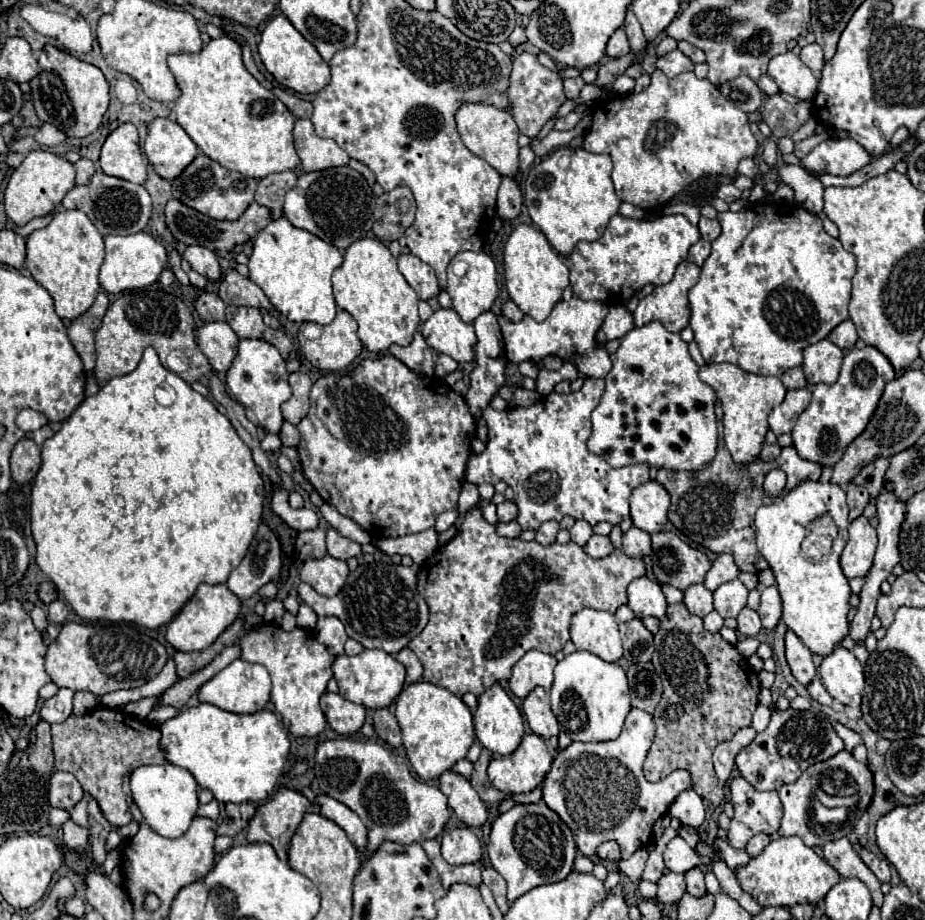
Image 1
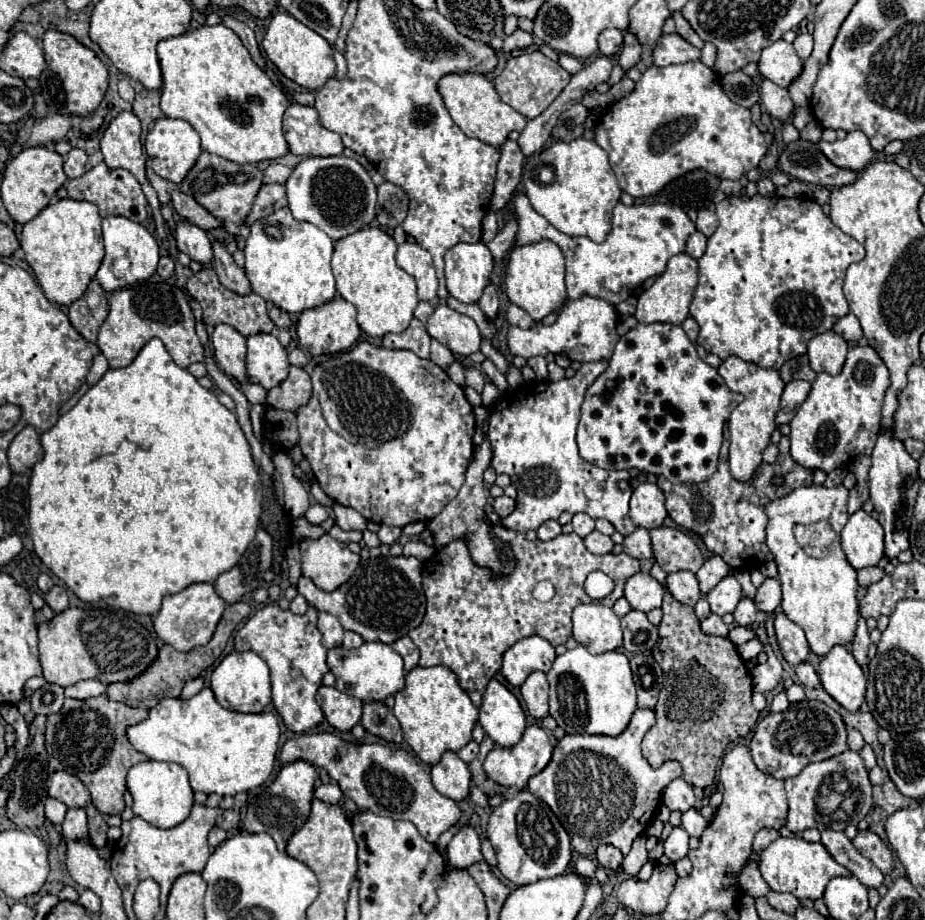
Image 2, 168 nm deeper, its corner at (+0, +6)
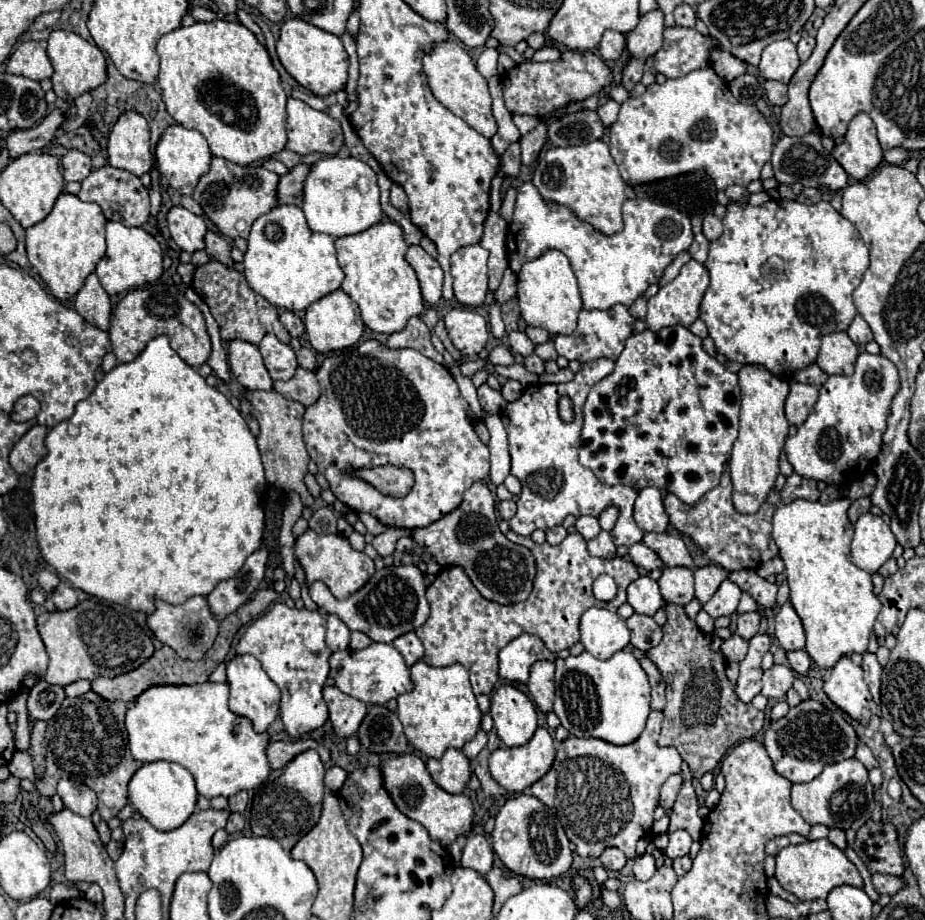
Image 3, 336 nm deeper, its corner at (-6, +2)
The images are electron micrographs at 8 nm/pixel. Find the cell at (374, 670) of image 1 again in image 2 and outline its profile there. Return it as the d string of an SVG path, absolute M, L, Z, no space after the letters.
M363 642L361 648L331 648L327 654L327 666L335 676L335 688L355 696L363 702L385 700L387 696L397 694L405 686L405 670L401 656L383 642Z

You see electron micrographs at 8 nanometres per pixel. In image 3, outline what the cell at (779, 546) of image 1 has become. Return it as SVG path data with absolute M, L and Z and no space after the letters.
M841 496L825 504L797 498L789 504L783 504L773 514L773 540L779 548L781 560L785 562L785 578L791 588L789 602L803 622L803 628L807 634L805 650L811 656L811 660L817 662L821 668L833 668L841 656L851 656L853 652L863 654L867 650L867 642L869 642L875 618L883 608L877 596L873 594L871 574L857 568L849 560L853 524L847 518L847 510L851 502L853 500L849 496Z

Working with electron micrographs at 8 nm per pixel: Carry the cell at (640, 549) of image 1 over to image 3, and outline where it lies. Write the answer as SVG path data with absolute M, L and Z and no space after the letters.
M643 542L629 546L629 556L631 556L633 564L639 566L639 568L643 568L643 570L649 570L651 572L655 568L663 568L661 558L649 546L645 546Z

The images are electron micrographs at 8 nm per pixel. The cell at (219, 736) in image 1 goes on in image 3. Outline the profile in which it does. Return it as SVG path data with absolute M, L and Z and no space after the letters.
M195 684L195 686L153 686L145 690L139 698L129 702L125 726L129 732L129 748L135 760L141 762L177 762L185 766L195 782L197 792L205 798L233 796L241 790L253 790L263 784L271 774L271 764L267 760L269 734L255 732L249 718L237 716L227 708L227 684Z

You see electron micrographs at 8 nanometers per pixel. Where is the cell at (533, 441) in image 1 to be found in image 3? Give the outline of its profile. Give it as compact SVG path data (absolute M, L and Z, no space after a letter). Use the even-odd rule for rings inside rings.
M599 358L581 366L571 382L565 384L541 384L535 390L525 390L515 402L509 402L503 412L503 424L509 438L511 454L511 474L521 482L523 492L517 500L517 514L509 520L513 532L521 536L531 536L533 530L551 530L561 524L565 516L599 516L609 506L619 510L619 518L613 528L615 546L633 546L643 540L643 530L633 520L633 502L637 492L631 486L609 486L603 484L589 468L583 468L577 458L577 444L583 426L583 404L593 384L603 380L613 372L615 362ZM567 396L573 404L575 418L563 422L559 416L559 398Z

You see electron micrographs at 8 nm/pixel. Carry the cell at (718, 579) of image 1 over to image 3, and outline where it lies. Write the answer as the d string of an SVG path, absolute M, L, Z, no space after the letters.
M709 564L703 568L695 568L695 598L705 604L719 588L719 584L727 578L727 572L721 566Z

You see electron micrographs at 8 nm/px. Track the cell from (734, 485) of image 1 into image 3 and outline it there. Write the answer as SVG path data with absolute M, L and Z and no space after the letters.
M725 464L721 484L715 490L707 492L695 506L687 506L685 502L681 502L671 492L663 500L665 512L669 514L671 524L681 534L689 536L703 550L703 554L709 560L717 562L727 572L745 570L745 568L755 570L765 560L771 560L771 558L779 556L779 550L777 550L777 546L773 544L773 538L771 538L771 516L773 516L773 512L779 506L789 504L795 498L807 498L807 500L817 500L819 498L817 482L803 478L797 472L787 476L785 486L781 490L773 490L767 496L767 500L763 502L763 506L759 508L759 512L755 512L755 514L741 514L741 512L737 512L733 502L731 502L731 492L733 492L733 484L731 484L731 476L729 476L729 466Z

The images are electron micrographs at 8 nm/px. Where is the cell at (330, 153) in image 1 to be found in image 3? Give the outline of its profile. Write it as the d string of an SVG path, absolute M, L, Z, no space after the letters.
M295 98L287 100L287 136L287 148L301 156L313 152L339 154L343 146L341 124Z

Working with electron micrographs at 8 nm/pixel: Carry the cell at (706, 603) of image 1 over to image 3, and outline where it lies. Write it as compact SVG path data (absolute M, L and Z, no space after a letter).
M663 568L663 576L657 580L665 602L673 604L689 604L695 598L695 584L693 584L693 570L689 568Z

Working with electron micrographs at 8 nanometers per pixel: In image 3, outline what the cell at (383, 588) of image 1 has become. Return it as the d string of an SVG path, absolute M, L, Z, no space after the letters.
M415 564L407 566L385 566L375 570L375 574L367 580L367 584L351 594L345 600L337 600L323 582L309 584L311 600L325 608L329 614L339 616L349 630L357 630L367 634L373 642L391 644L395 638L413 632L429 618L429 602L425 598L425 582L423 572Z

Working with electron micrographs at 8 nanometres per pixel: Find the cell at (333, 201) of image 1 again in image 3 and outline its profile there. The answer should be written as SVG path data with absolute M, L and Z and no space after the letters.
M329 156L315 162L303 184L303 214L313 232L325 232L335 238L359 234L381 222L379 186L375 172L357 158Z

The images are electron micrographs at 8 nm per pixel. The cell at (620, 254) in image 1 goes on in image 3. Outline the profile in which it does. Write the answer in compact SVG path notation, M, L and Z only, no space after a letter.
M527 182L517 188L515 214L507 234L507 256L513 272L519 272L521 264L539 258L545 250L561 250L577 276L579 292L585 310L607 310L613 304L631 306L649 284L657 284L663 270L683 252L689 250L693 230L689 216L677 208L657 204L653 200L625 200L623 202L625 228L613 236L603 236L591 228L591 224L579 220L569 208L557 204L545 204L537 188Z

